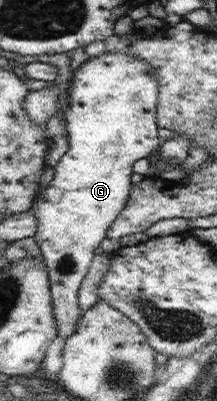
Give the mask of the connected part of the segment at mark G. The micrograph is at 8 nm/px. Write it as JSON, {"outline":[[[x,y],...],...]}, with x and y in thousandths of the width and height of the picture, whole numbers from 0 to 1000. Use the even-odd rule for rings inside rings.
{"outline":[[[493,130],[410,145],[336,177],[341,200],[309,222],[313,267],[290,284],[309,304],[318,369],[258,414],[249,444],[221,456],[147,529],[175,544],[175,571],[157,596],[198,631],[221,676],[240,766],[263,838],[323,843],[373,796],[359,723],[387,688],[406,686],[433,623],[493,591],[507,559],[581,516],[604,474],[608,414],[636,397],[677,392],[742,359],[728,342],[724,257],[728,200],[710,170],[654,145],[599,130]]]}

